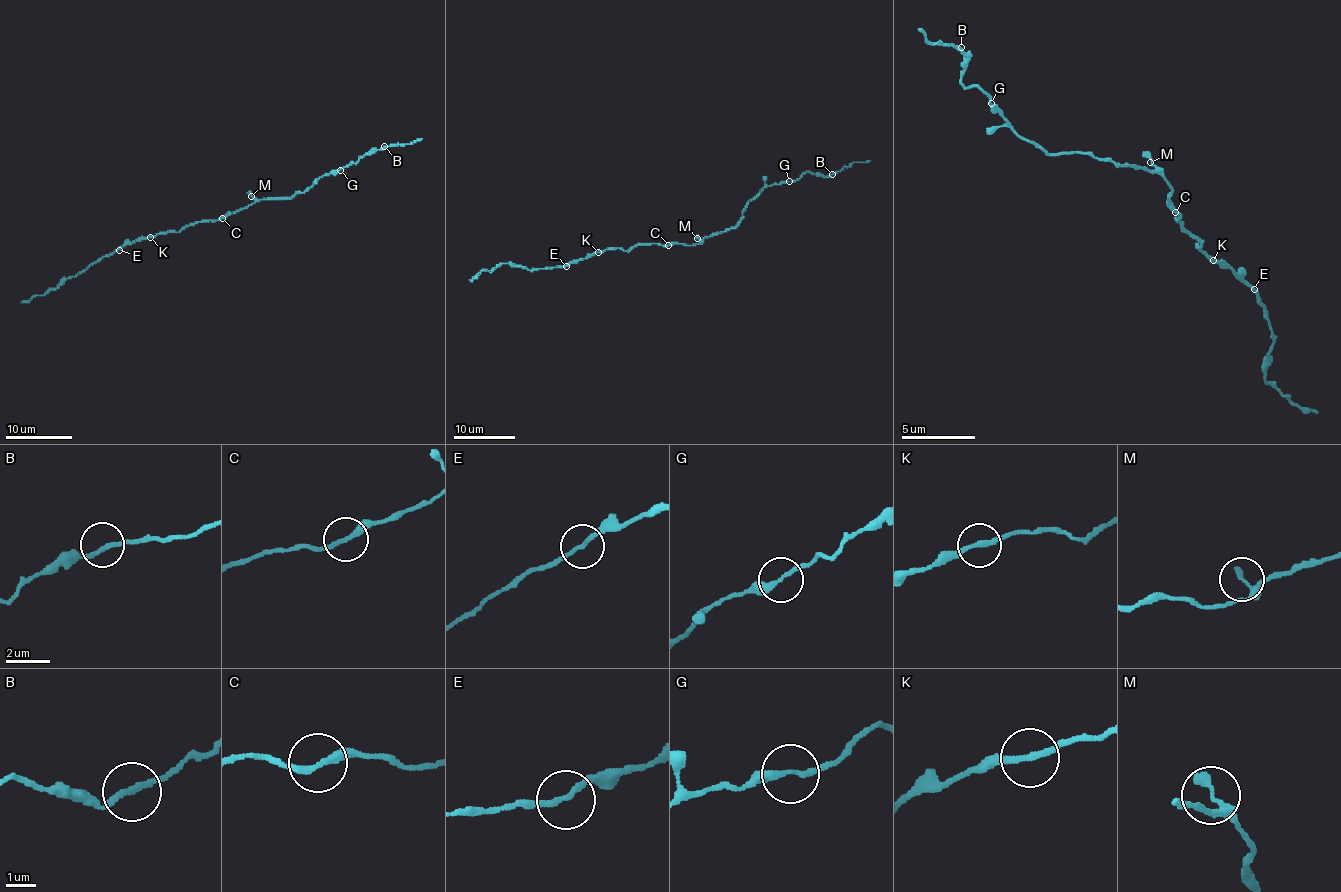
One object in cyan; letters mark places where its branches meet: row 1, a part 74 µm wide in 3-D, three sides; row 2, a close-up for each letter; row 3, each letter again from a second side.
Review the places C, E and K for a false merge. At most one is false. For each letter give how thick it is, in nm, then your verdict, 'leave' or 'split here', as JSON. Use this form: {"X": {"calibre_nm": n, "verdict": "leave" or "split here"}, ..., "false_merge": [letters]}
{"C": {"calibre_nm": 240, "verdict": "split here"}, "E": {"calibre_nm": 180, "verdict": "leave"}, "K": {"calibre_nm": 200, "verdict": "leave"}, "false_merge": ["C"]}

